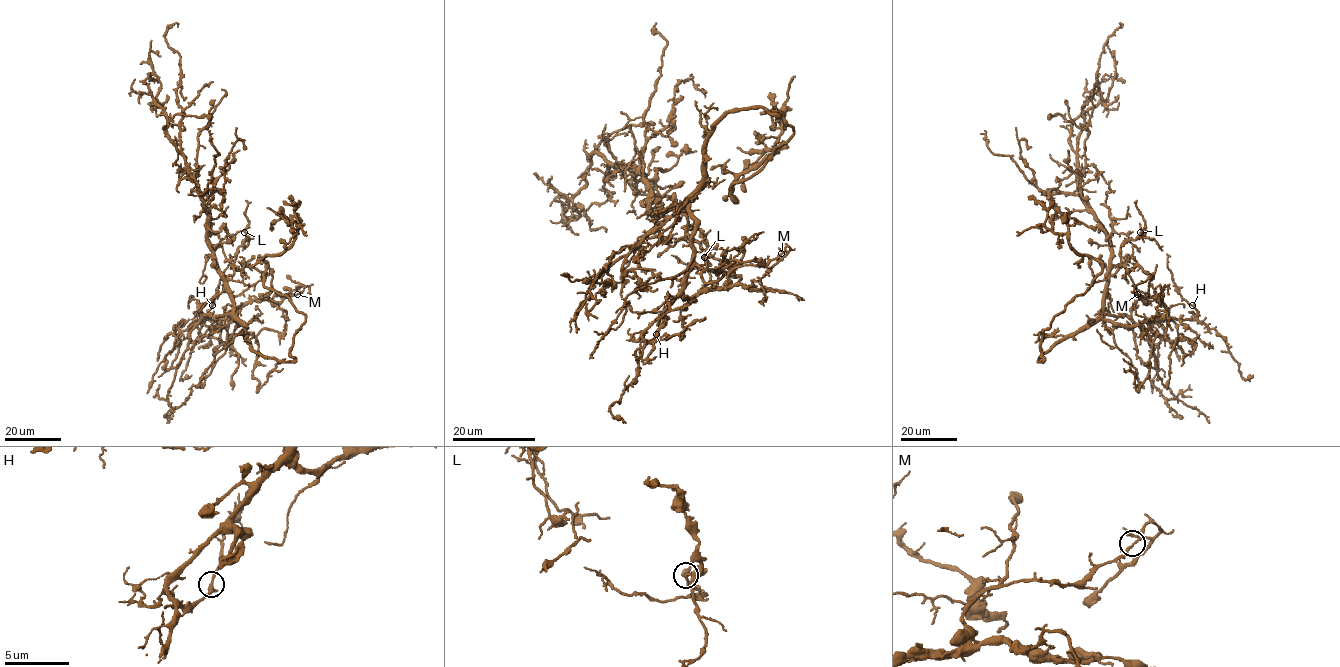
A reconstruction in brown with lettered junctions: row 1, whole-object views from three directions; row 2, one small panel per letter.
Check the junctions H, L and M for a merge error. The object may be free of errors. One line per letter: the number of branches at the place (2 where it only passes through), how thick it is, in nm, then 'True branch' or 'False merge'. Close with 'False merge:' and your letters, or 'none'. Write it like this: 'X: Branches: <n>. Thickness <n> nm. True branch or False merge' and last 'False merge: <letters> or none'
H: Branches: 2. Thickness 320 nm. True branch
L: Branches: 2. Thickness 190 nm. False merge
M: Branches: 2. Thickness 200 nm. True branch
False merge: L

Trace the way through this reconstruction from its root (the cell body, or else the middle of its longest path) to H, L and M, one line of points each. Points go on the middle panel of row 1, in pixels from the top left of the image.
H: (702, 179), (690, 200), (689, 214), (695, 228), (685, 287), (641, 337), (651, 340), (656, 334)
L: (702, 179), (678, 209), (687, 217), (688, 230), (701, 232), (708, 247), (703, 258)
M: (702, 179), (690, 200), (689, 214), (695, 228), (684, 296), (722, 289), (734, 268), (767, 265), (781, 253)

